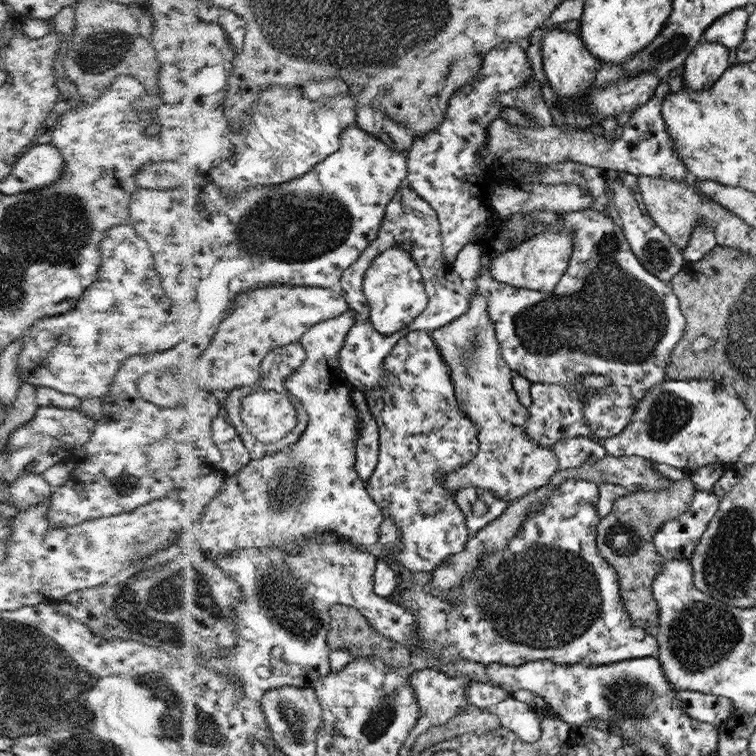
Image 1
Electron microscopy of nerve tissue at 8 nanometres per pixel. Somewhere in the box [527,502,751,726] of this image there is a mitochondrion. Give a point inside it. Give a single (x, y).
(701, 635)

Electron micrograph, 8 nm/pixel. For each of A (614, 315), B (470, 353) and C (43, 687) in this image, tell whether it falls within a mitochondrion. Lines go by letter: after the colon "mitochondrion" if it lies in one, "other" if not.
A: mitochondrion
B: mitochondrion
C: mitochondrion

